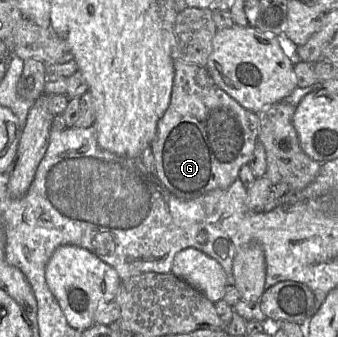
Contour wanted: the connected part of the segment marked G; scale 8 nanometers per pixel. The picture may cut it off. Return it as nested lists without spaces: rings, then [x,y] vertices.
[[[174,60],[173,66],[174,78],[170,102],[163,116],[158,121],[156,136],[150,146],[153,151],[156,176],[161,184],[177,198],[182,200],[192,200],[213,190],[225,190],[229,188],[235,180],[239,178],[241,167],[245,164],[249,164],[249,161],[252,158],[254,152],[255,145],[258,141],[259,118],[257,113],[245,109],[235,99],[233,99],[224,90],[222,90],[216,84],[206,67],[199,66],[193,63],[185,63],[180,60]]]

